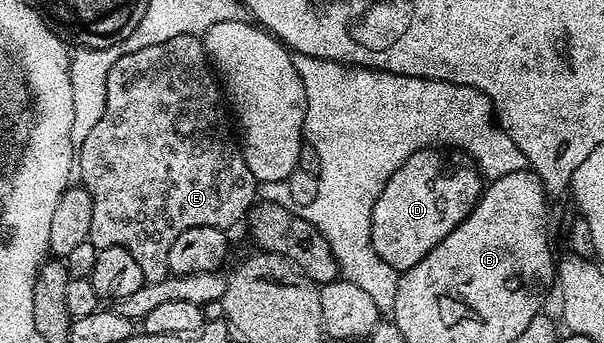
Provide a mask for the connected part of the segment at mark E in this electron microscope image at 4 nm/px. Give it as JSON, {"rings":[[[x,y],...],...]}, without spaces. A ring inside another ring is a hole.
{"rings":[[[175,36],[166,42],[158,42],[158,46],[146,46],[142,50],[134,50],[112,64],[106,78],[106,106],[102,110],[102,118],[98,118],[94,130],[90,130],[90,134],[86,134],[78,144],[78,180],[90,194],[92,203],[89,240],[95,243],[97,249],[125,248],[127,252],[134,254],[134,262],[138,262],[138,267],[142,269],[147,282],[162,282],[162,278],[170,275],[168,271],[170,246],[174,246],[174,238],[178,238],[178,234],[182,234],[187,228],[214,226],[228,230],[231,229],[231,224],[236,224],[239,220],[241,223],[245,219],[246,213],[257,199],[258,181],[248,172],[244,155],[240,153],[237,141],[234,139],[234,132],[226,115],[226,104],[222,99],[222,88],[209,65],[201,37]]]}

